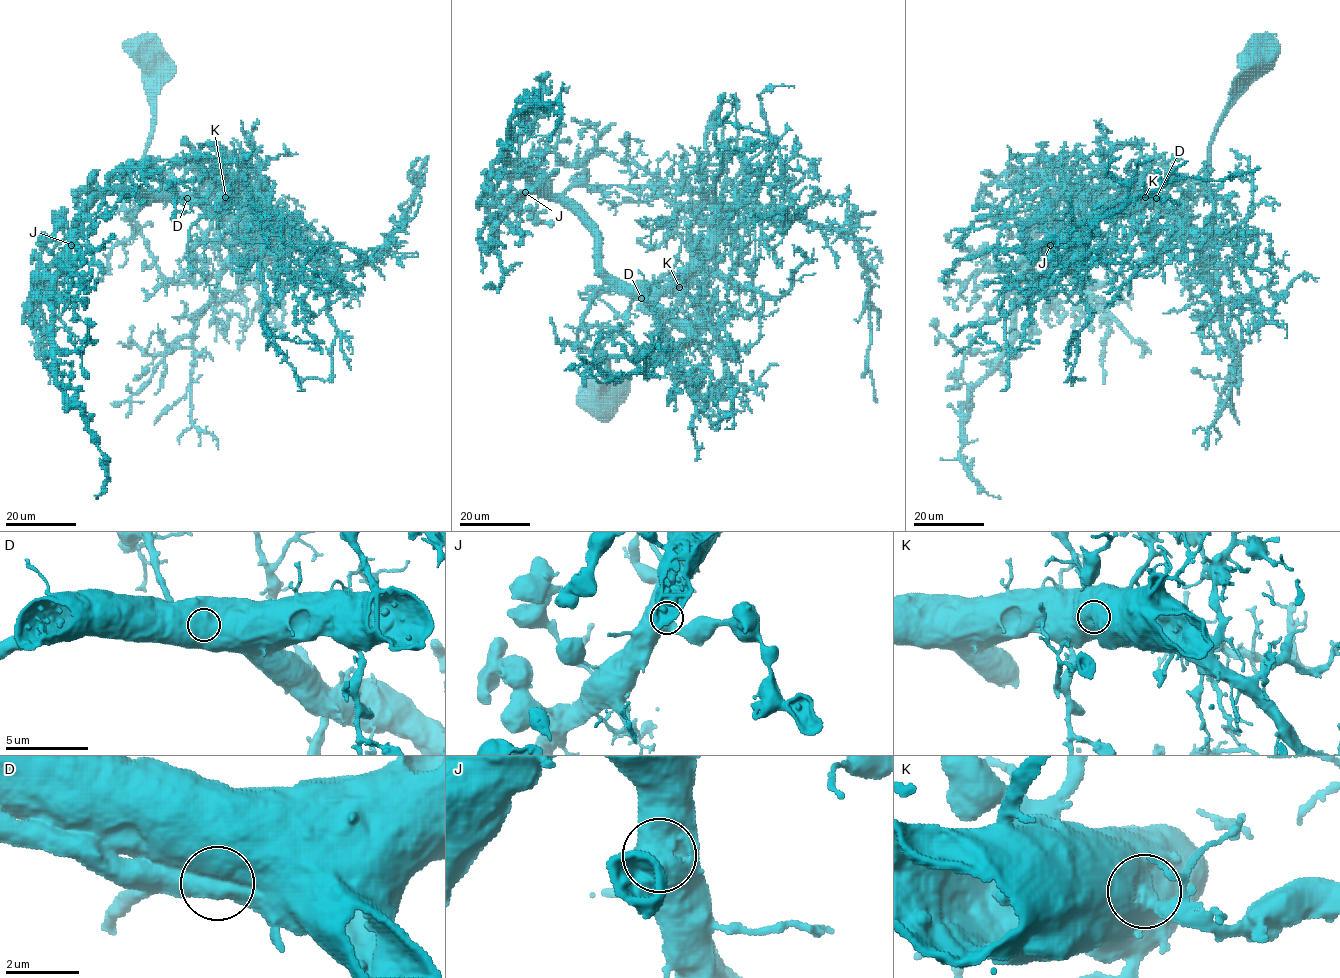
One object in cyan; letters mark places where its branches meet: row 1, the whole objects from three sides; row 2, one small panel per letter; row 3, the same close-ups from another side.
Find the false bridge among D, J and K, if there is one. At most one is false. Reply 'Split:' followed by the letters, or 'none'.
Split: none

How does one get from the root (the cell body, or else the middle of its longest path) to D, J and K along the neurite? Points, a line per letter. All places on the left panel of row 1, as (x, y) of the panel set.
D: (147, 48), (149, 48), (151, 135), (141, 163), (125, 183), (124, 208), (133, 215), (147, 202), (187, 198)
J: (147, 48), (151, 135), (125, 183), (124, 208), (133, 215), (156, 199), (103, 194), (84, 213), (71, 245)
K: (147, 48), (151, 135), (141, 163), (125, 183), (124, 208), (133, 215), (154, 200), (209, 201), (225, 197)

